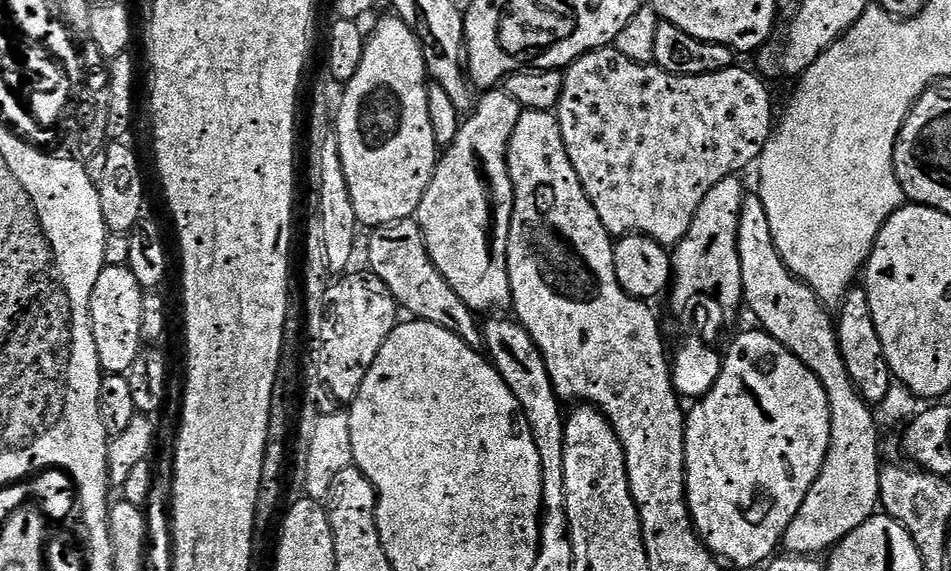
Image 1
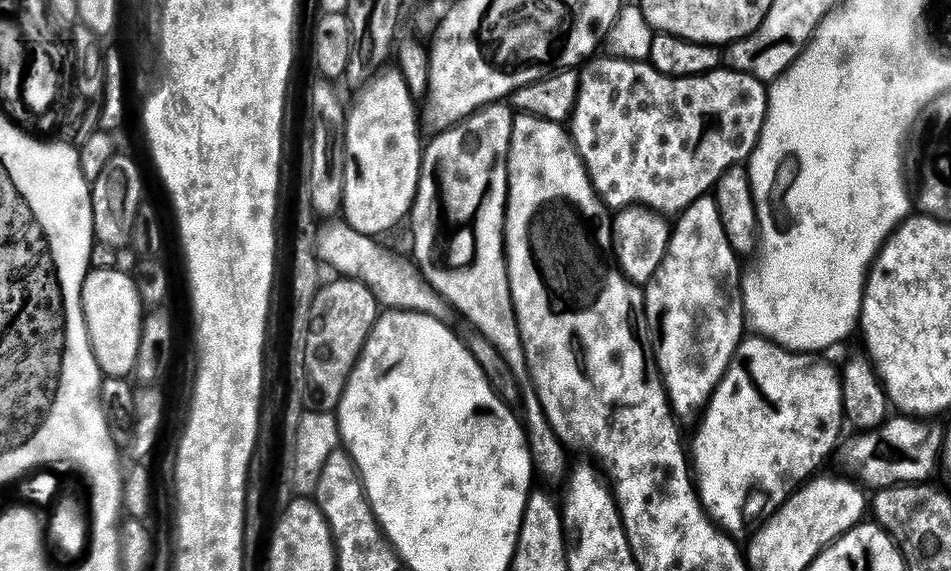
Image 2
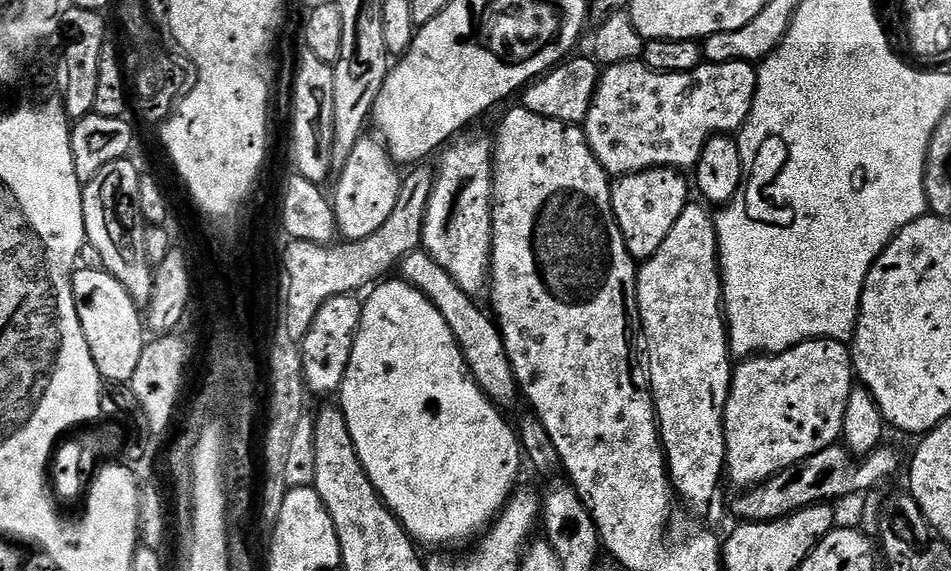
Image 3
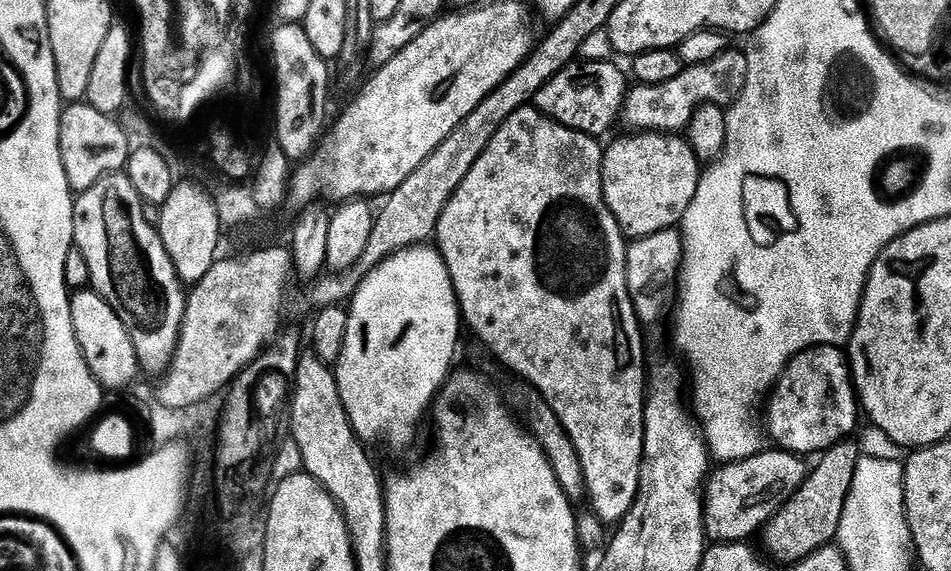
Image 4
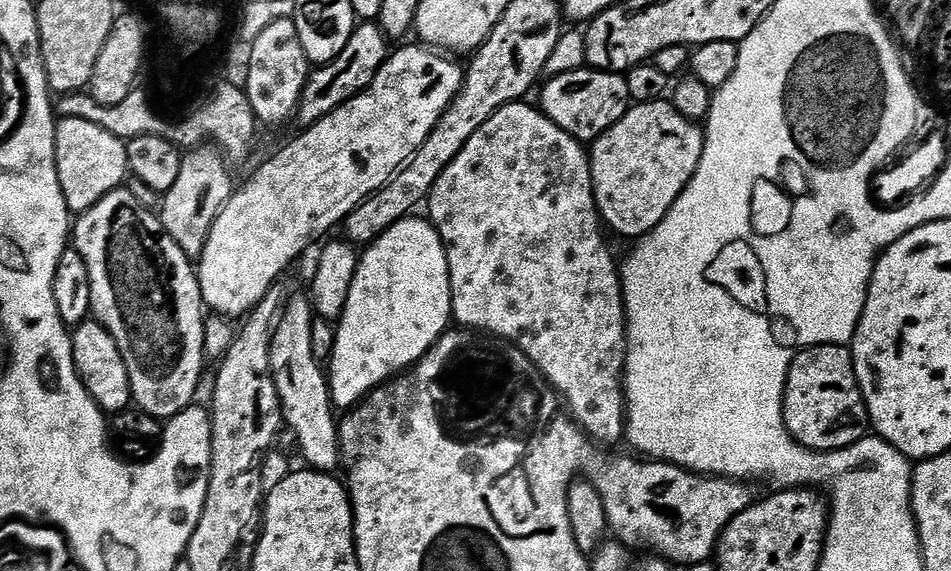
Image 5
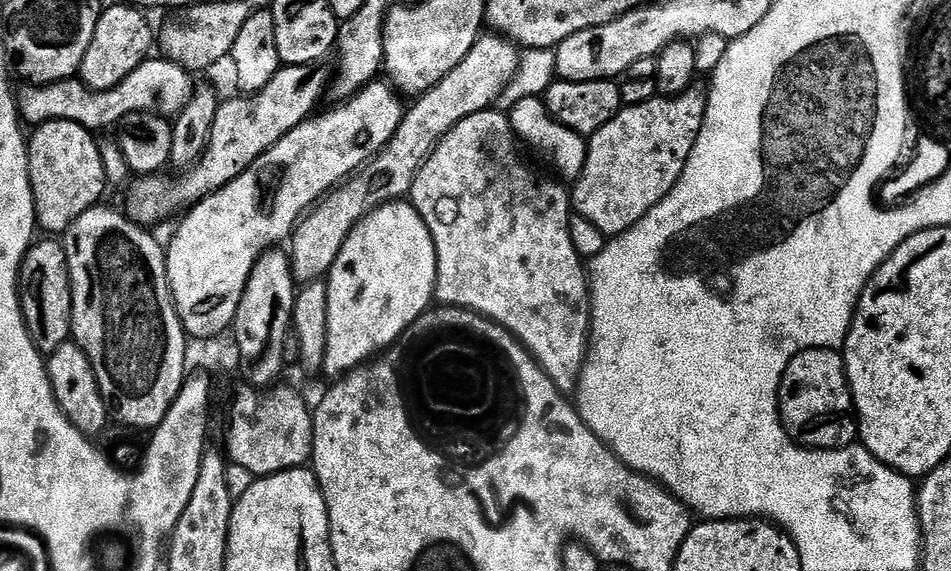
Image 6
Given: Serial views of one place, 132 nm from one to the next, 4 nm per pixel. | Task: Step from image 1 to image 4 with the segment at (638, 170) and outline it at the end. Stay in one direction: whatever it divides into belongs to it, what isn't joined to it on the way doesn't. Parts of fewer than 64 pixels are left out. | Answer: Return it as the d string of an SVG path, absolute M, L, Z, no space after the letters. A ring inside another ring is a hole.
M743 51L721 53L718 59L709 64L692 64L685 67L683 72L674 78L674 82L666 82L657 88L644 85L636 86L628 93L624 100L622 113L623 123L636 128L637 133L652 134L659 130L664 134L676 134L679 130L687 129L692 116L704 104L717 106L731 106L742 94L746 74L748 73L748 57Z

